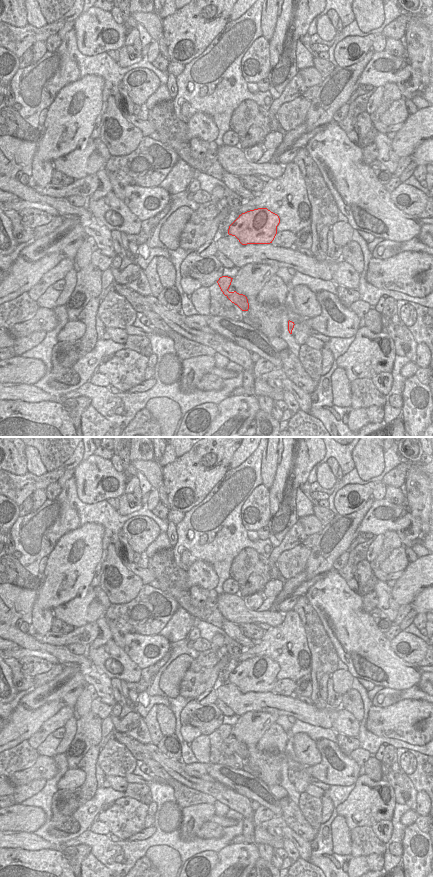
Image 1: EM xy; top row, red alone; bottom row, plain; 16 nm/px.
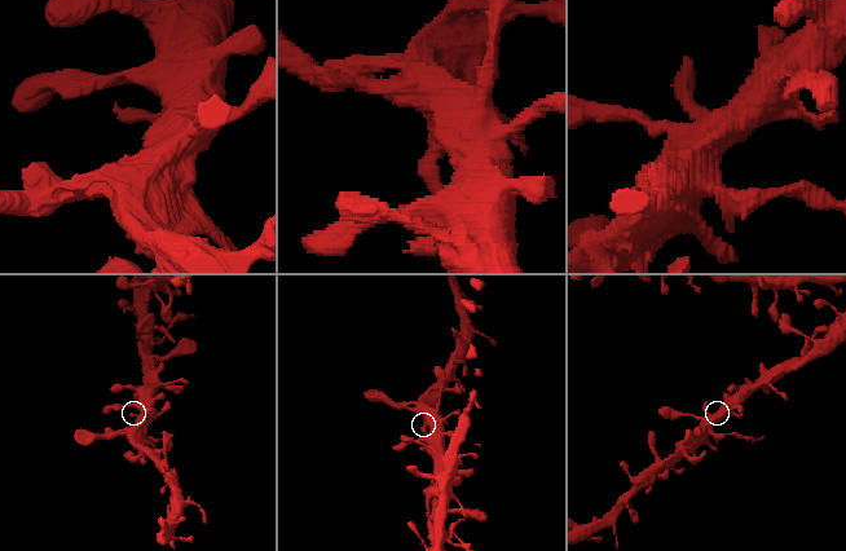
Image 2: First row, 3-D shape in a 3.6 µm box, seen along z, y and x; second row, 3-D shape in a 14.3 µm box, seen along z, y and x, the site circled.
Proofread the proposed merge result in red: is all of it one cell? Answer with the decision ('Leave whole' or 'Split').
Split

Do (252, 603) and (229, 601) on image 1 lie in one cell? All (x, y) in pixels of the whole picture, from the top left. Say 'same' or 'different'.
different

